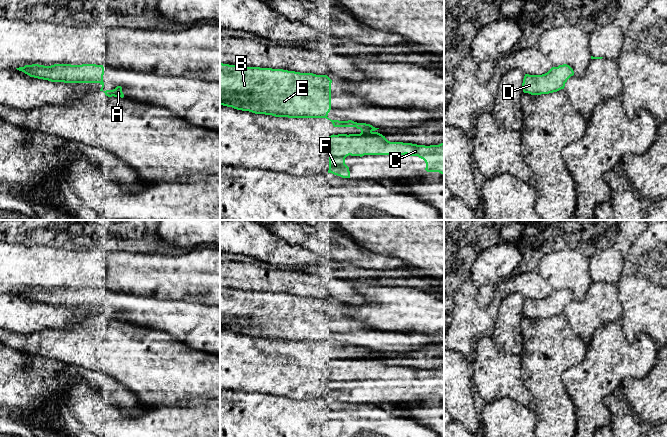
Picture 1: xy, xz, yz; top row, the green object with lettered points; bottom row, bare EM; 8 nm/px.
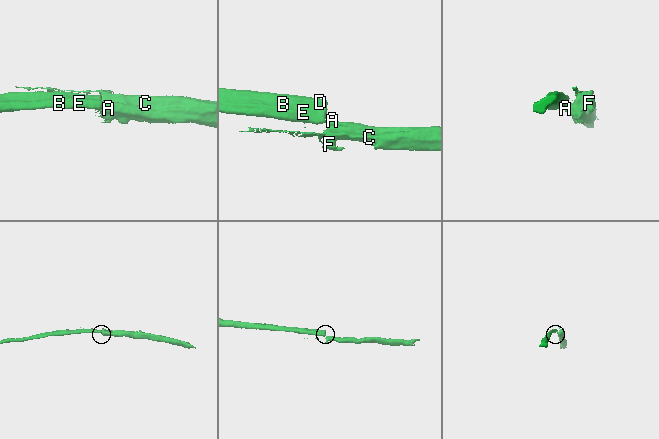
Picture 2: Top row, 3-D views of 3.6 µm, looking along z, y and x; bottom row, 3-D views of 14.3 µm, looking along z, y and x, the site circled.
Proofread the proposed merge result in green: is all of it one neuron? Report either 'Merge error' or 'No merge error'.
Merge error

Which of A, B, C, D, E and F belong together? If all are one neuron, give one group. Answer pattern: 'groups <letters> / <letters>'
groups A C F / B D E

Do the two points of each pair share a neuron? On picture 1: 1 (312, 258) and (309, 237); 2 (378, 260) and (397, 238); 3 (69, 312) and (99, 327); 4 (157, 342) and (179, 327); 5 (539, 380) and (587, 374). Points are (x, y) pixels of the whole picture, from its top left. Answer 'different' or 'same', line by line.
1: different
2: different
3: different
4: different
5: different

